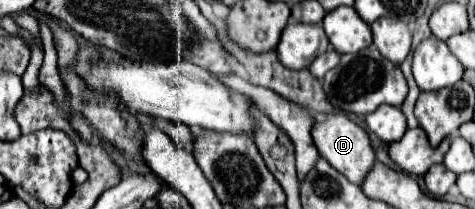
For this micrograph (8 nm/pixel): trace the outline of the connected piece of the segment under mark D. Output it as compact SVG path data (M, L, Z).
M329 114L327 116L327 122L317 122L315 128L313 128L313 140L315 140L315 146L317 150L321 150L319 154L337 170L341 172L349 182L361 186L365 176L369 174L369 170L373 168L375 164L375 152L373 152L373 146L369 142L369 136L367 132L357 126L355 122L351 122L347 116L343 114Z

